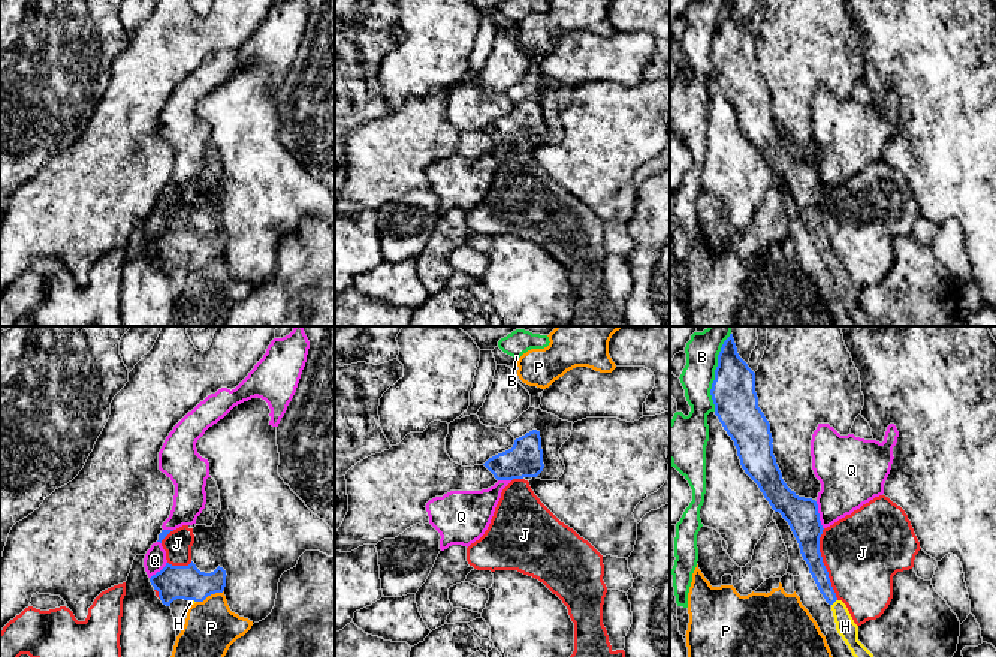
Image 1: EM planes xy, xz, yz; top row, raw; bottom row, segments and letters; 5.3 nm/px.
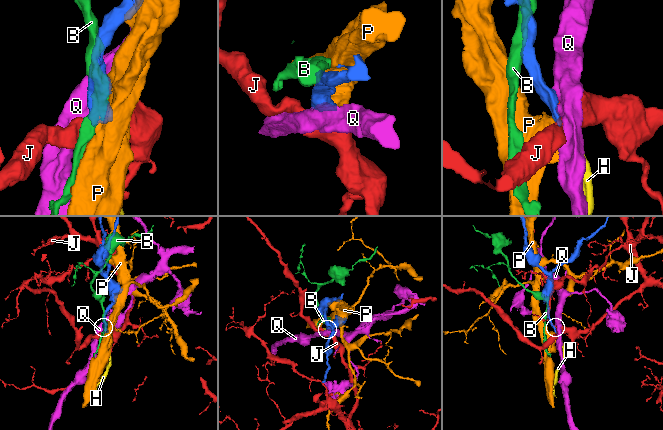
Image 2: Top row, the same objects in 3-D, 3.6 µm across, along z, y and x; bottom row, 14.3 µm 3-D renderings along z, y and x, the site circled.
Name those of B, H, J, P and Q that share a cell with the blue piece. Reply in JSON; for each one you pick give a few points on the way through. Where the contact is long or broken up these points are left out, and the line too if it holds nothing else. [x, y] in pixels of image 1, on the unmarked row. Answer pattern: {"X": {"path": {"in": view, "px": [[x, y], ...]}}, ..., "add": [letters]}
{"H": {"path": {"in": "yz", "px": [[814, 225], [827, 258], [835, 265], [845, 291]]}}, "add": ["H"]}

